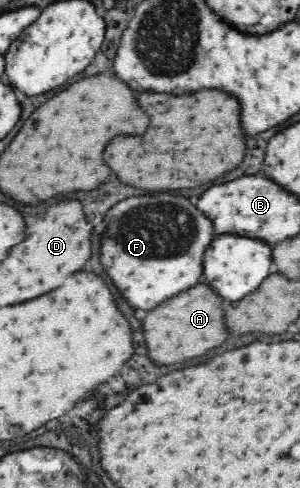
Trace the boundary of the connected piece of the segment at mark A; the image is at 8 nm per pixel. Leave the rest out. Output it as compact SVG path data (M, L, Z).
M197 284L173 298L163 302L147 314L143 320L145 342L149 356L161 364L177 364L195 356L203 356L207 350L221 346L227 340L223 302L205 284Z

